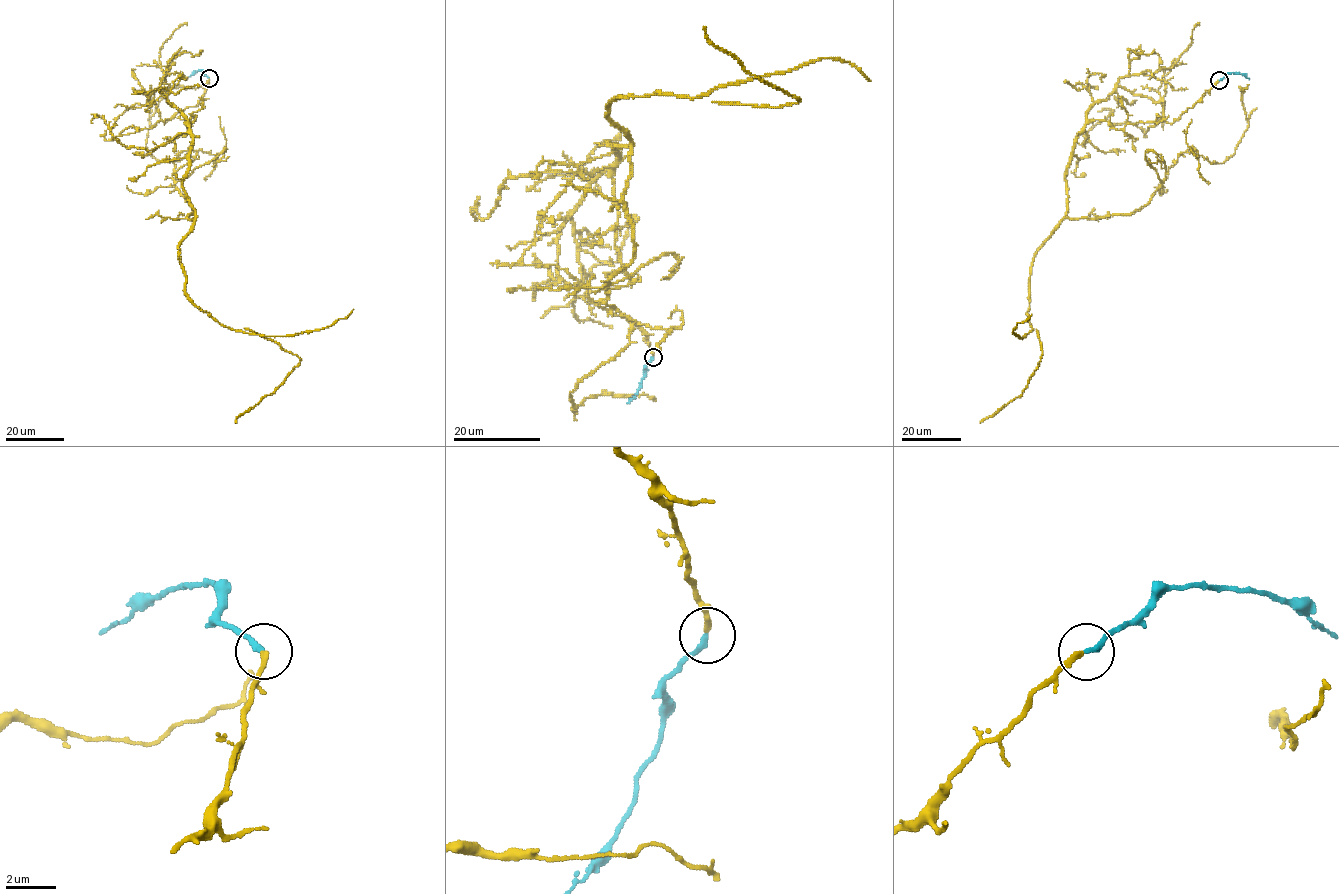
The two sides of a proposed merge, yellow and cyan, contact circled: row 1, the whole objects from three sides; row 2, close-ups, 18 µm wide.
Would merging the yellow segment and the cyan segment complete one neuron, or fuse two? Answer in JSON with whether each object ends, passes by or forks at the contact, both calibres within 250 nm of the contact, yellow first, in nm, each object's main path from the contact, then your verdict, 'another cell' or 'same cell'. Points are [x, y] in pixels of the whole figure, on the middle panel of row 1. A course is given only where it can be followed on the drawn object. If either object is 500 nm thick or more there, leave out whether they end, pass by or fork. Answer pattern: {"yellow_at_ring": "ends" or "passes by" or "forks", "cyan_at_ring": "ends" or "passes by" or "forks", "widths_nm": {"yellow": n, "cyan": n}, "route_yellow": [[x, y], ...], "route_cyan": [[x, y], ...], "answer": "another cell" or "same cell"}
{"yellow_at_ring": "ends", "cyan_at_ring": "ends", "widths_nm": {"yellow": 220, "cyan": 200}, "route_yellow": [[652, 356], [558, 270], [607, 144], [631, 145], [633, 260], [604, 288], [631, 330], [572, 403], [655, 399]], "route_cyan": [[652, 357], [645, 366], [637, 393], [627, 403]], "answer": "same cell"}

